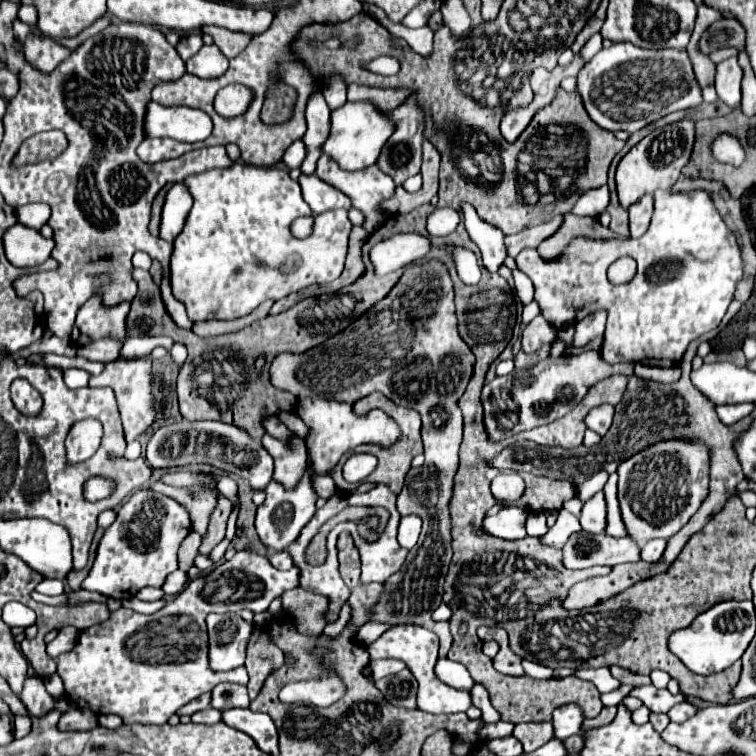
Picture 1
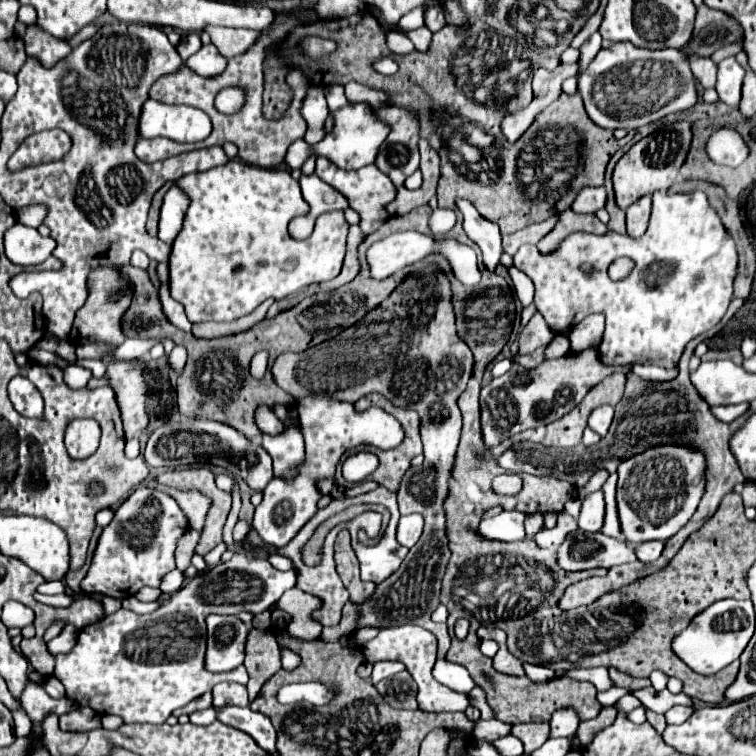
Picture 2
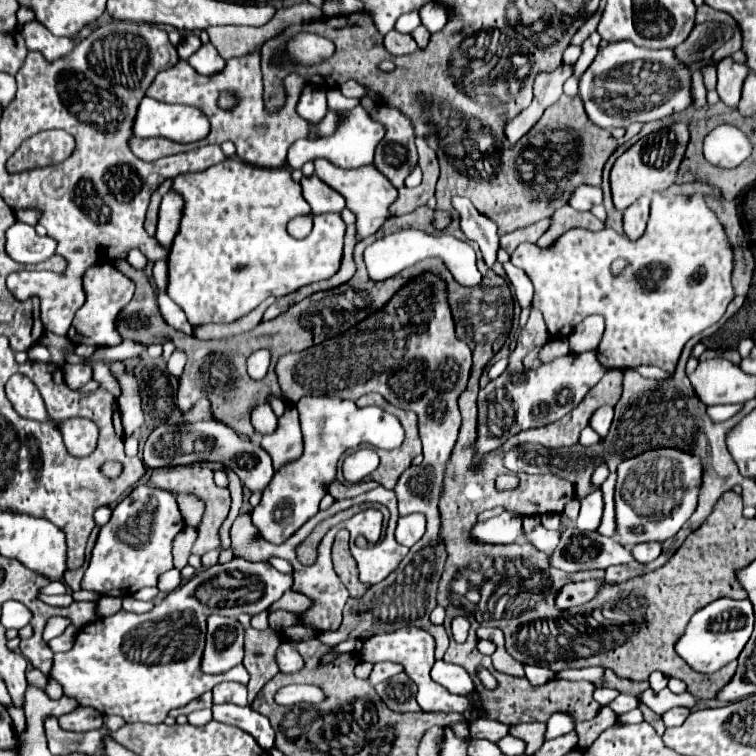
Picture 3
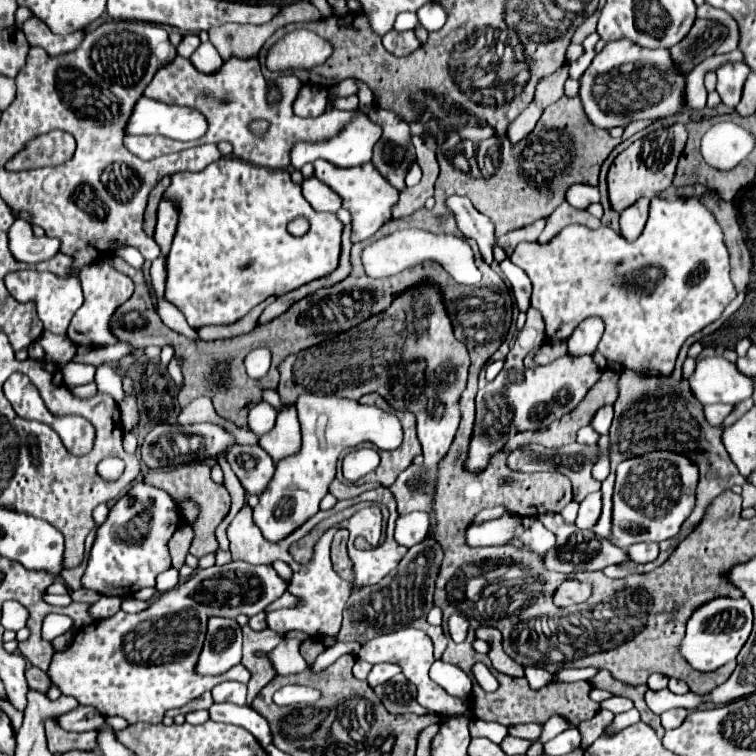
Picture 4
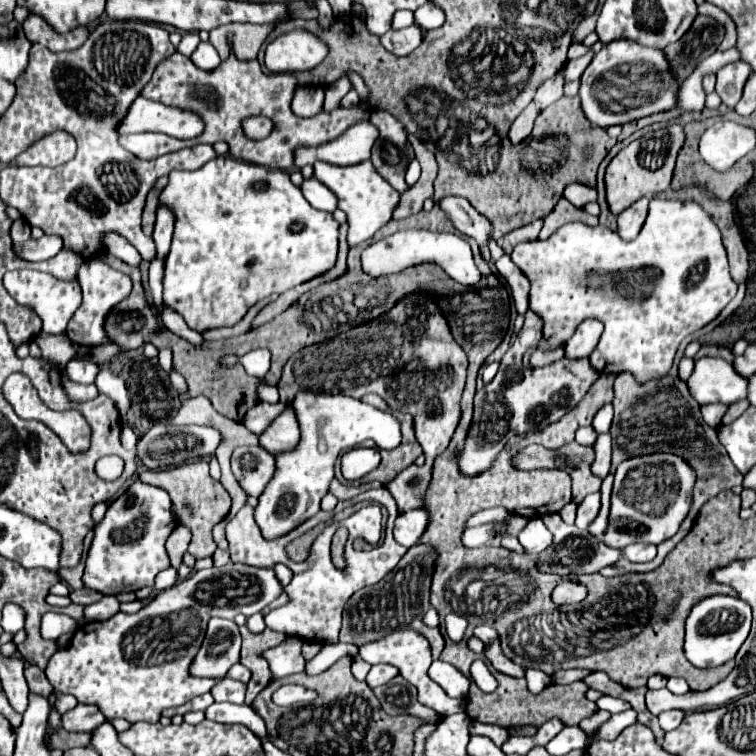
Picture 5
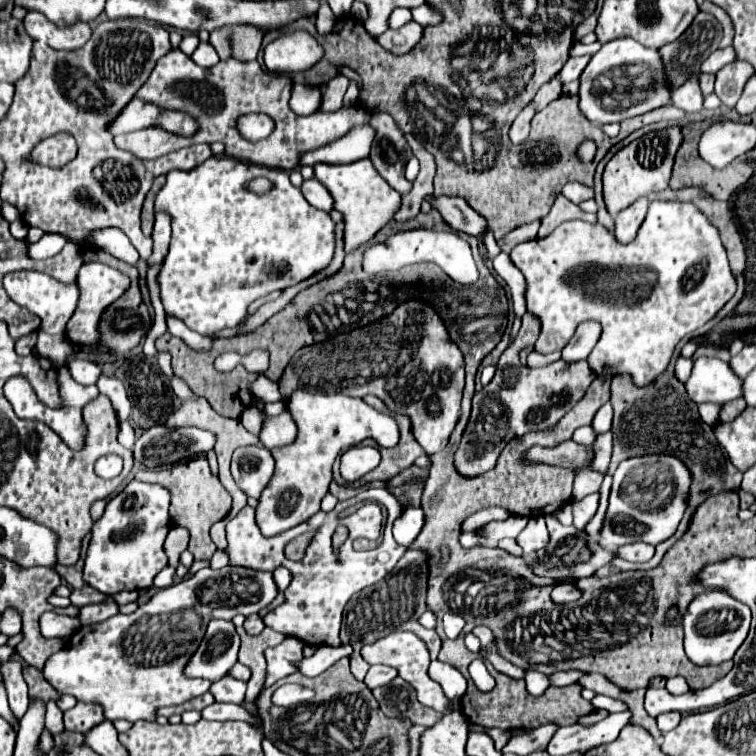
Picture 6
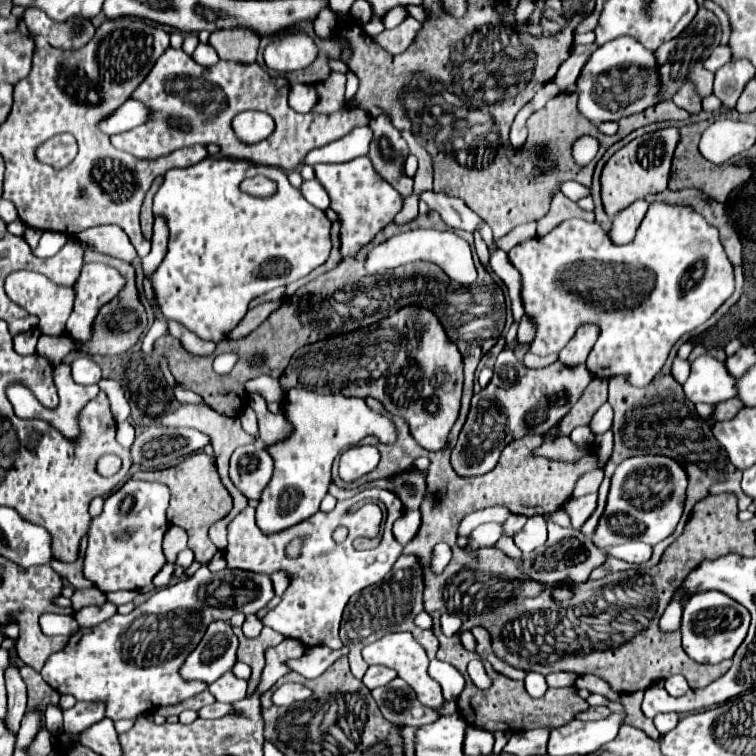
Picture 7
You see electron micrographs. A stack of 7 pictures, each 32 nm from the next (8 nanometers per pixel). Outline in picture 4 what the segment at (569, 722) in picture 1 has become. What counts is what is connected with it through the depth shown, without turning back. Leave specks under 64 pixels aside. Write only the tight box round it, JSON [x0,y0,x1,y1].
[538,718,570,742]

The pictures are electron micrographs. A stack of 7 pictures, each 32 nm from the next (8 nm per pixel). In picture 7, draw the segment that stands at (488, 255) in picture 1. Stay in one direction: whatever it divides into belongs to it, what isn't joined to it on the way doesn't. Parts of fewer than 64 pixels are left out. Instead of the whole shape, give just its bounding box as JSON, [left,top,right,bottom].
[420,190,480,232]

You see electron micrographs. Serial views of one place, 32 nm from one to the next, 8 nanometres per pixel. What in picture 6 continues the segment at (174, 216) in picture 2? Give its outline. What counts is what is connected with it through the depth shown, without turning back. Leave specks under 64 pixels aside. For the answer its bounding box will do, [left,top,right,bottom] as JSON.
[146,212,170,268]

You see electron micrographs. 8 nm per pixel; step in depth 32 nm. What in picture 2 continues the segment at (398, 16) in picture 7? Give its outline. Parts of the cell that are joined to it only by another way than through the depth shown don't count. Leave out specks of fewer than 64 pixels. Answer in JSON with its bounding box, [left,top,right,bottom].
[398,6,426,32]

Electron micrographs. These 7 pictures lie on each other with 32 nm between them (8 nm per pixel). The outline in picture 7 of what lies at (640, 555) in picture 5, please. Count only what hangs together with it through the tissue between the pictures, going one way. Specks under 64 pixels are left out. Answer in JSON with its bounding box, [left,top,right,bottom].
[616,542,652,564]

